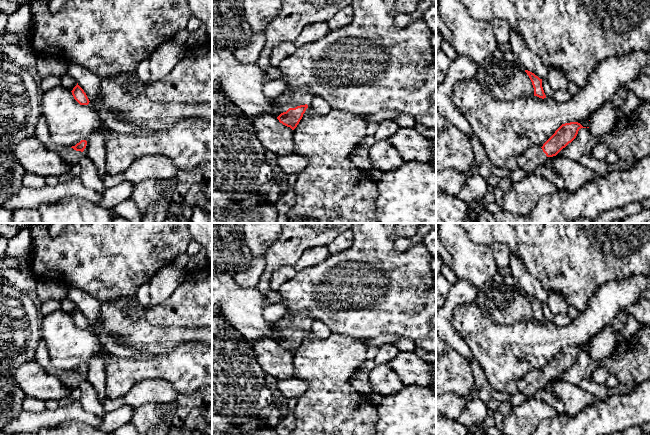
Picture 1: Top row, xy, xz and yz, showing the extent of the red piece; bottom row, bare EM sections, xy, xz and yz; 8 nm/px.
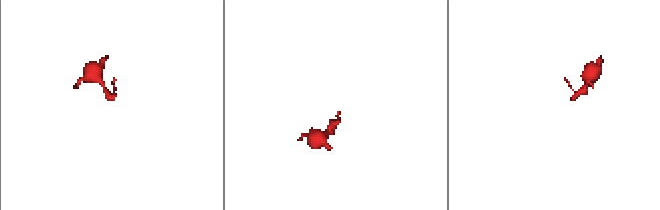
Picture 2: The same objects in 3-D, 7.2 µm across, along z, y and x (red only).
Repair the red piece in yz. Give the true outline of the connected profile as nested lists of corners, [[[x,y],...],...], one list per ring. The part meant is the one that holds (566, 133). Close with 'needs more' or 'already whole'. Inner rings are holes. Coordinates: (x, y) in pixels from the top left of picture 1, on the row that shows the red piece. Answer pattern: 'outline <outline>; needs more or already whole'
outline [[[578,122],[562,124],[542,147],[533,146],[517,157],[519,169],[527,174],[534,173],[539,166],[545,163],[547,157],[556,156],[571,143],[581,128],[586,127]]]; needs more

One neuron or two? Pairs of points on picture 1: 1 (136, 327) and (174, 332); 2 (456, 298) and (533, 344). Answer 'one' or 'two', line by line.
1: one
2: two

